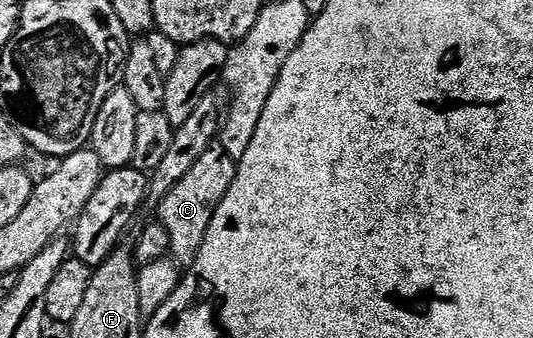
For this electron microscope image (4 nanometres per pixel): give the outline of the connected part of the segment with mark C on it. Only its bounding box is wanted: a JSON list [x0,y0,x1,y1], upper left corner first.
[157,144,236,267]

